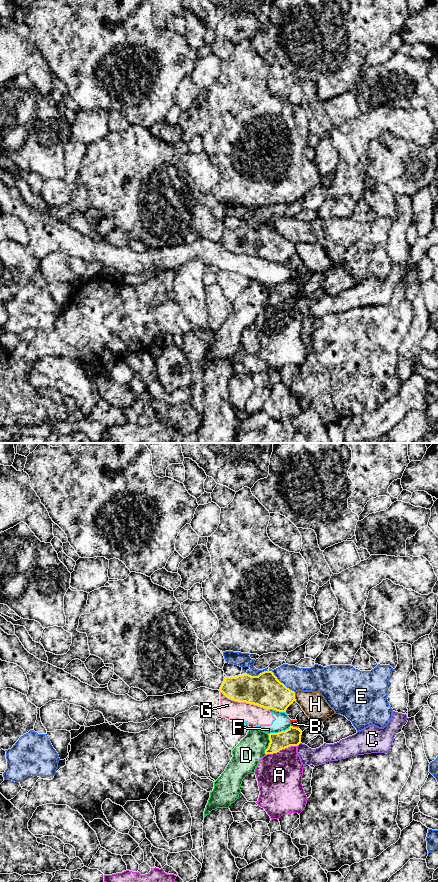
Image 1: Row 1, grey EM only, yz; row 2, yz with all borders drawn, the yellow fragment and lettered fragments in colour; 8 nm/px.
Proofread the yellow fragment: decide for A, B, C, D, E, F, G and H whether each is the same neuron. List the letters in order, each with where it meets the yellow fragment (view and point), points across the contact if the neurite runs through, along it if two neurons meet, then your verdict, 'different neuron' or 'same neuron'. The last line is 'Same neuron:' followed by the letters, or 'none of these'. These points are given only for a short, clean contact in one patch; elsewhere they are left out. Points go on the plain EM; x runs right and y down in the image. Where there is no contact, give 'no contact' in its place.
A: yz (281, 301) | different neuron
B: yz (294, 279) | different neuron
C: yz (298, 296) | different neuron
D: yz (269, 296) | different neuron
E: yz (271, 223) | different neuron
F: yz (279, 284) | different neuron
G: yz (244, 253) | different neuron
H: yz (294, 248) | different neuron
Same neuron: none of these

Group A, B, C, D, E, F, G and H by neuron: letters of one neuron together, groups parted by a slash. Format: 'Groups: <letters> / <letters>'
Groups: A / B F G / C / D / E / H

